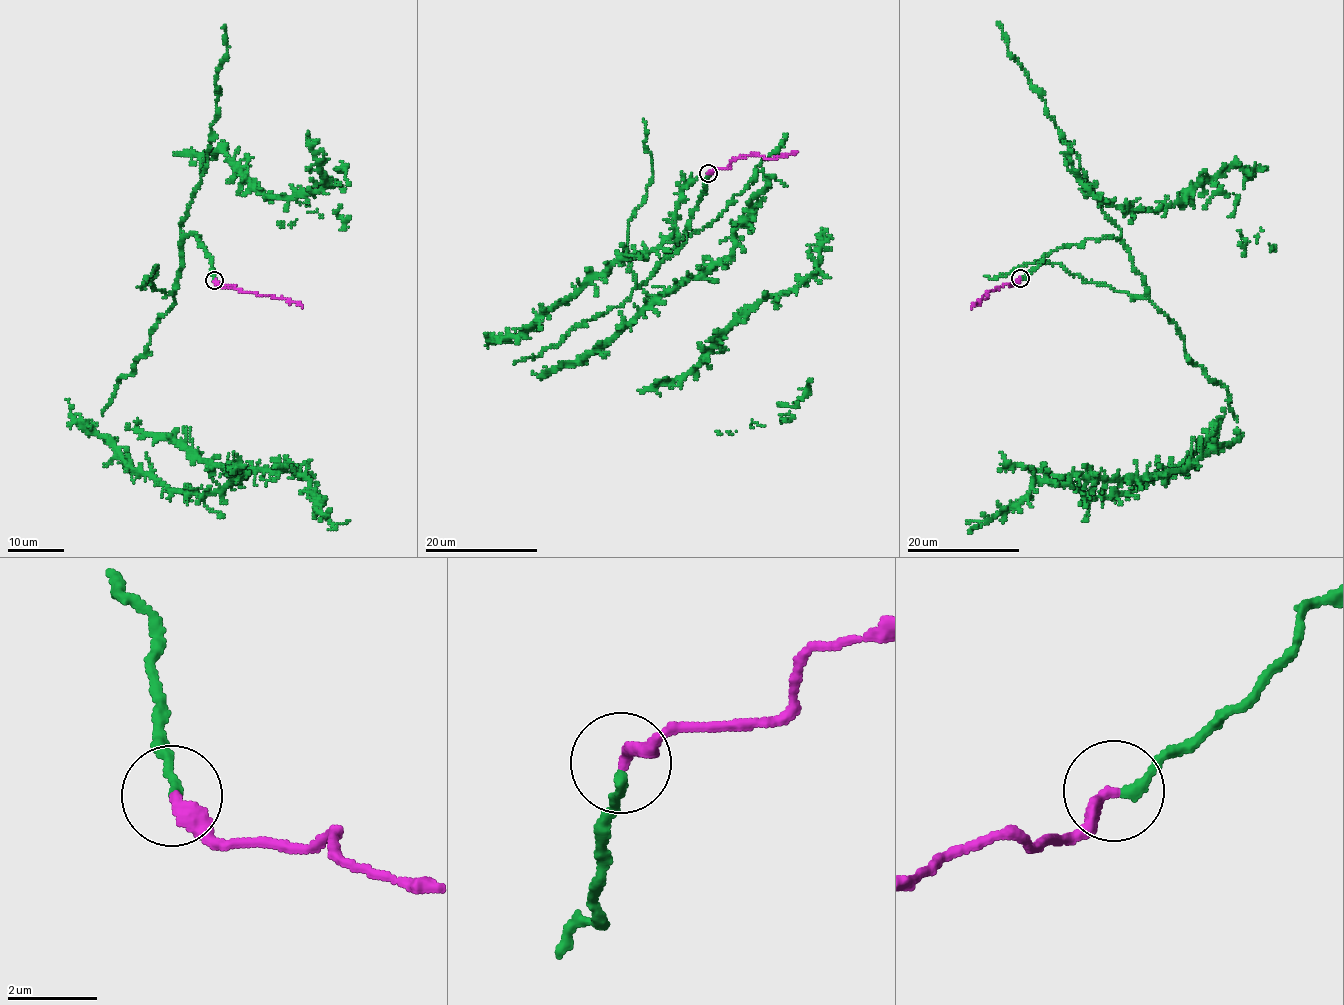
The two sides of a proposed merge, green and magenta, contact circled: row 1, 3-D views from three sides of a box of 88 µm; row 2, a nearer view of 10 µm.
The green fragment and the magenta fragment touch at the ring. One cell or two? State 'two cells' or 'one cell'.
one cell

